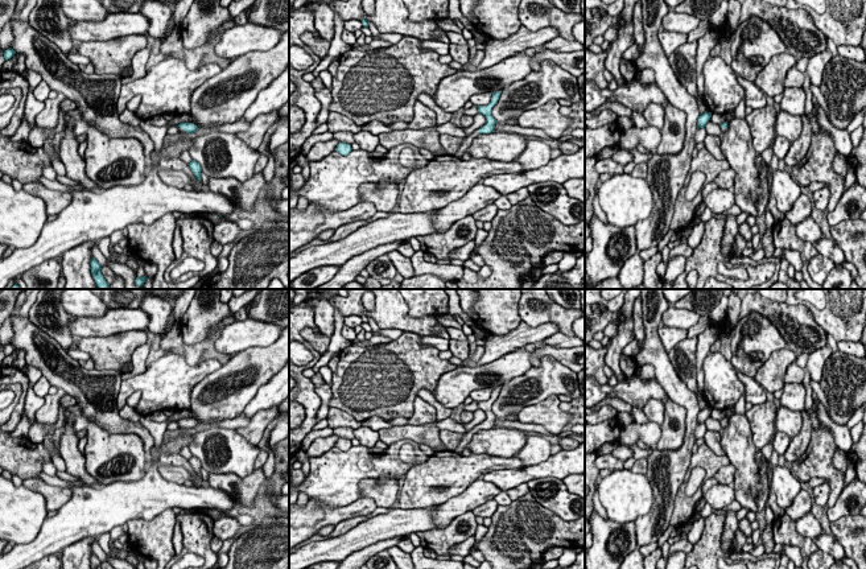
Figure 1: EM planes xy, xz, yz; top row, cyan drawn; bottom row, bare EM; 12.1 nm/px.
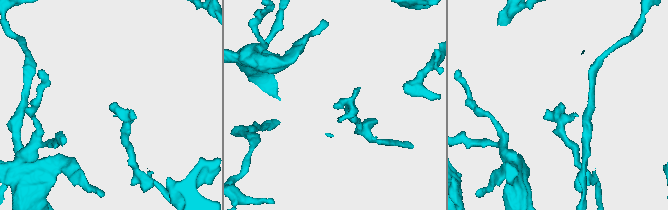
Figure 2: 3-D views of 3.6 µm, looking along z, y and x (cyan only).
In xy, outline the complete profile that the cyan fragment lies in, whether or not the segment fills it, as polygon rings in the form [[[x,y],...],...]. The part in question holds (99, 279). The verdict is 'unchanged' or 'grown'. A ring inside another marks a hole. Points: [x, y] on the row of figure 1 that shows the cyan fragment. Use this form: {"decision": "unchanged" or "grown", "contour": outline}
{"decision": "unchanged", "contour": [[[92,257],[91,259],[91,275],[96,283],[96,288],[98,289],[110,289],[110,284],[106,281],[100,269],[102,269],[102,265],[99,264],[99,261],[95,257]]]}

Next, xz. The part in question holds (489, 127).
{"decision": "grown", "contour": [[[502,91],[492,92],[492,96],[488,104],[477,107],[478,112],[486,117],[486,124],[481,127],[479,129],[475,129],[470,136],[465,137],[458,151],[454,153],[455,157],[461,158],[462,154],[467,151],[467,148],[471,145],[473,139],[477,137],[478,135],[494,132],[496,120],[494,119],[491,111],[492,111],[492,107],[498,103],[500,94]]]}

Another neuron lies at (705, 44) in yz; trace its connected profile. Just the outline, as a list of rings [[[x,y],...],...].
[[[710,29],[704,37],[697,41],[697,54],[696,54],[696,75],[697,75],[697,91],[696,96],[700,114],[710,112],[706,100],[704,98],[704,63],[710,57],[712,49],[717,45],[718,36],[717,32]]]

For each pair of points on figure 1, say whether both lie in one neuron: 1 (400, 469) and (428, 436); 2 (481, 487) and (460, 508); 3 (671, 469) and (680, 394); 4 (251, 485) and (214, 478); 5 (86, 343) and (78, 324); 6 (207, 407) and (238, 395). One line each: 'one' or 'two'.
1: two
2: one
3: one
4: one
5: two
6: one

